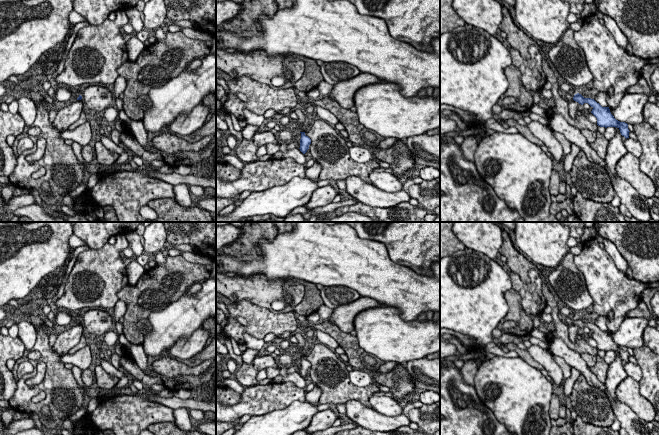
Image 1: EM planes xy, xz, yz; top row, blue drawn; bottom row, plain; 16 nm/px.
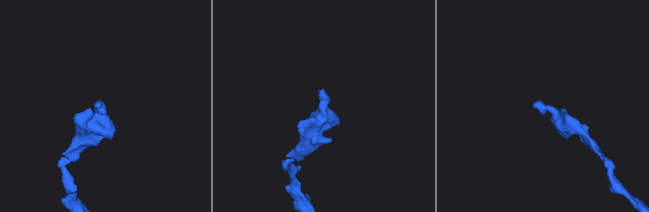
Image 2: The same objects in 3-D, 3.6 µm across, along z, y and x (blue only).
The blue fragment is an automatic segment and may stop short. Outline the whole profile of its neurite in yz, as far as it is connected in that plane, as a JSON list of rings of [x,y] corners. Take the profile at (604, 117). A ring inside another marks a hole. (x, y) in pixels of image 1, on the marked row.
[[[577,93],[574,95],[573,100],[583,105],[588,103],[593,109],[591,113],[597,118],[597,125],[600,127],[617,127],[620,130],[622,136],[626,139],[629,138],[628,124],[620,122],[614,118],[611,114],[609,107],[602,107],[594,99],[584,98],[581,94]]]

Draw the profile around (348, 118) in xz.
[[[327,96],[323,99],[315,100],[313,105],[327,109],[334,114],[339,122],[344,125],[350,142],[365,145],[365,139],[360,135],[360,131],[364,126],[359,122],[356,112],[341,107],[338,102]]]

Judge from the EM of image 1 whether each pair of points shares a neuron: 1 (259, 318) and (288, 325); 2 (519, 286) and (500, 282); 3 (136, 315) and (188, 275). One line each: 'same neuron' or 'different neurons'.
1: same neuron
2: different neurons
3: same neuron

